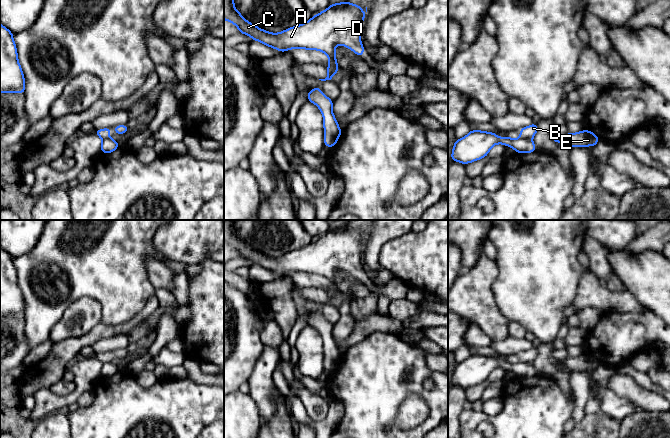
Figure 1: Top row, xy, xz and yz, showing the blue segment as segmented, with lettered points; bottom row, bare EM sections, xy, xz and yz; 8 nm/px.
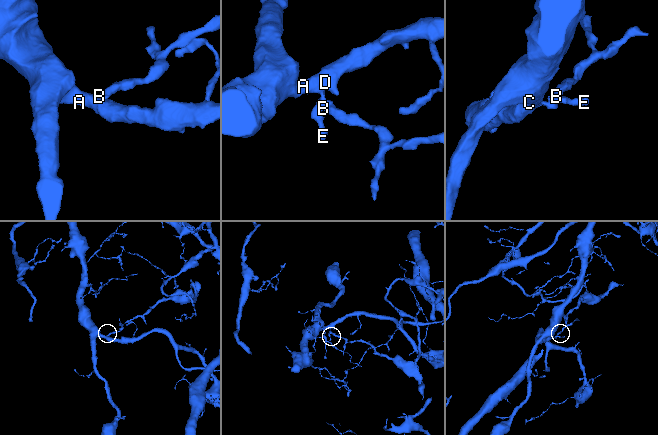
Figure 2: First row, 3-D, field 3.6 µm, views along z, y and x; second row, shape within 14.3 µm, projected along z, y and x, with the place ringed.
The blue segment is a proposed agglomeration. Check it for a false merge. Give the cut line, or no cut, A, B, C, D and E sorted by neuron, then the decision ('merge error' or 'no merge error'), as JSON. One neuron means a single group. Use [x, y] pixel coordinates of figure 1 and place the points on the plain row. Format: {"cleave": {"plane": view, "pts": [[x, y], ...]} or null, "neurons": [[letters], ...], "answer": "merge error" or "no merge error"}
{"cleave": {"plane": "yz", "pts": [[520, 361], [530, 364]]}, "neurons": [["A", "C", "D"], ["B", "E"]], "answer": "merge error"}

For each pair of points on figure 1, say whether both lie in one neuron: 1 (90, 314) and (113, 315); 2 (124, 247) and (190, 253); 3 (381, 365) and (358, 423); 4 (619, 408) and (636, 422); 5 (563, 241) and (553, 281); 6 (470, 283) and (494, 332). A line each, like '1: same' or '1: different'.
1: different
2: different
3: same
4: different
5: same
6: same

